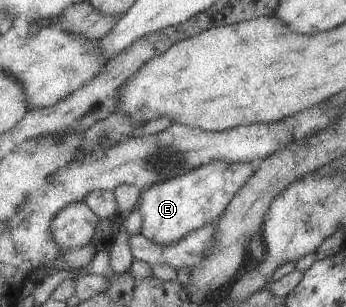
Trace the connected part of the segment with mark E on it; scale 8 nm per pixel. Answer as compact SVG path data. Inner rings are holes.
M208 161L174 178L165 178L141 191L137 202L141 218L140 233L149 241L167 245L186 236L204 223L219 218L225 206L253 173L249 162Z

